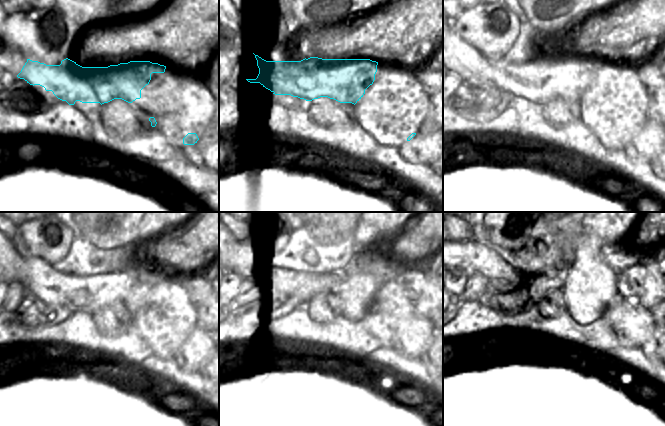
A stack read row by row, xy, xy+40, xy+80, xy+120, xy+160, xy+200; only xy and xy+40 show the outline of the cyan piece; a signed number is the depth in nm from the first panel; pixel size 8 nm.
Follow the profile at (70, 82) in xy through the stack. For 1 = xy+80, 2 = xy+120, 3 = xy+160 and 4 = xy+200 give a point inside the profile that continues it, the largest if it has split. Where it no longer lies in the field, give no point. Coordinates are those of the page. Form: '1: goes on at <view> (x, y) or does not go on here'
1: goes on at xy+80 (555, 73)
2: goes on at xy+120 (76, 292)
3: goes on at xy+160 (268, 278)
4: goes on at xy+200 (478, 258)

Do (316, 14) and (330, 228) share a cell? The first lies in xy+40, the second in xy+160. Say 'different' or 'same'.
same

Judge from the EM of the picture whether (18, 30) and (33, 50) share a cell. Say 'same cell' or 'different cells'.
same cell

